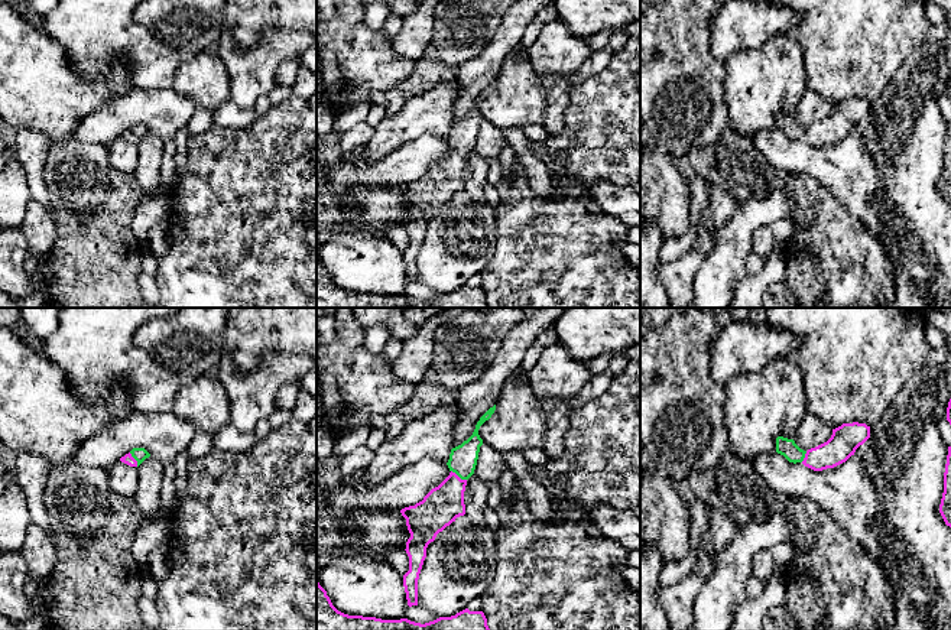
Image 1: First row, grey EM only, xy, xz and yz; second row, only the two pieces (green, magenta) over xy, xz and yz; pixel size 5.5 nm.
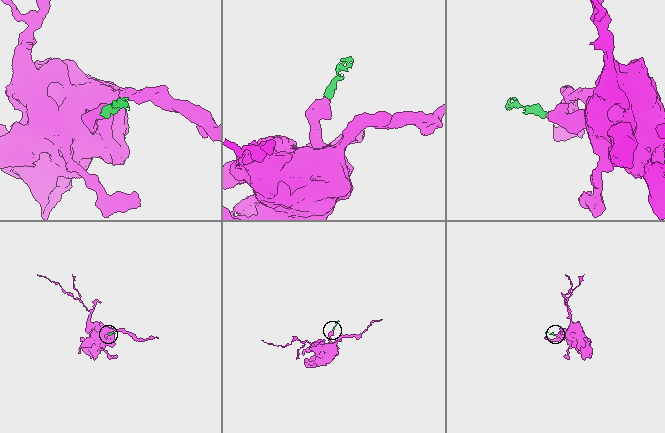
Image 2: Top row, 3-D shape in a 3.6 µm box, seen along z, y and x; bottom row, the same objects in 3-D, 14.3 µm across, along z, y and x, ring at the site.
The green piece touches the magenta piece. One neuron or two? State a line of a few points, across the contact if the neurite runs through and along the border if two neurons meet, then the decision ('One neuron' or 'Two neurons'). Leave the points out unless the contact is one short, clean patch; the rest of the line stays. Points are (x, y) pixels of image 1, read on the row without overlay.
Line: xz (463, 135), (458, 152), (441, 182). One neuron

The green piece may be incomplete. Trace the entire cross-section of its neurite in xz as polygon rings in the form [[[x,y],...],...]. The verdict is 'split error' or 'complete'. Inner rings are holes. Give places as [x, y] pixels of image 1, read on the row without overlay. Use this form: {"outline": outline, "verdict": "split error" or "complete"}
{"outline": [[[496,81],[480,94],[473,111],[451,126],[447,139],[451,147],[449,152],[432,165],[422,178],[400,186],[410,210],[405,225],[409,233],[409,247],[403,251],[409,283],[418,282],[418,256],[428,221],[457,194],[465,191],[464,168],[467,156],[474,150],[480,123],[483,121],[478,105],[491,94],[494,87]]], "verdict": "split error"}

